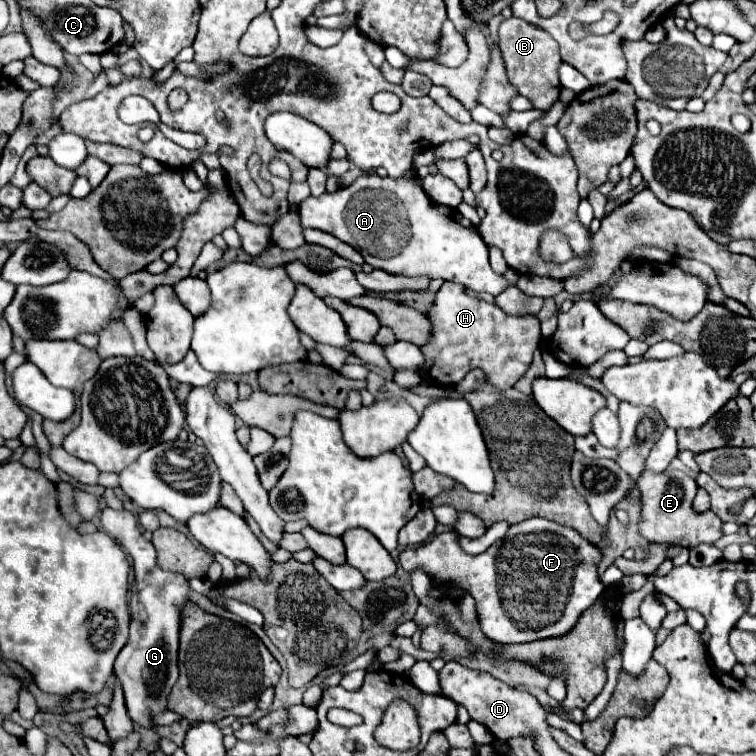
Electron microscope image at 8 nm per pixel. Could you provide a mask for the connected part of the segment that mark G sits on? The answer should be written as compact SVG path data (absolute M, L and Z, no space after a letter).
M102 510L102 524L106 534L110 534L124 550L132 556L134 562L134 582L130 594L130 638L128 644L120 650L114 674L124 690L124 700L128 716L150 728L150 714L166 712L166 698L172 686L178 680L178 644L180 644L180 622L182 610L190 602L190 584L180 572L166 572L156 564L156 552L152 542L144 540L138 520L132 512L126 510Z

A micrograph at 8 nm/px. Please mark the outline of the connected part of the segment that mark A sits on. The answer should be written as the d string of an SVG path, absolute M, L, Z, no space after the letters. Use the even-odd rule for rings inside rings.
M368 172L362 174L358 180L354 180L350 186L340 188L332 194L324 192L318 198L314 196L306 198L298 206L298 214L302 228L316 228L336 236L338 240L356 248L368 264L386 270L388 274L400 274L406 278L430 278L430 280L440 278L446 282L462 284L464 288L474 292L488 292L492 296L500 294L508 286L508 282L490 268L488 246L480 238L476 226L470 220L466 220L458 210L440 204L436 206L414 178L392 180L392 178L380 178L376 172Z

